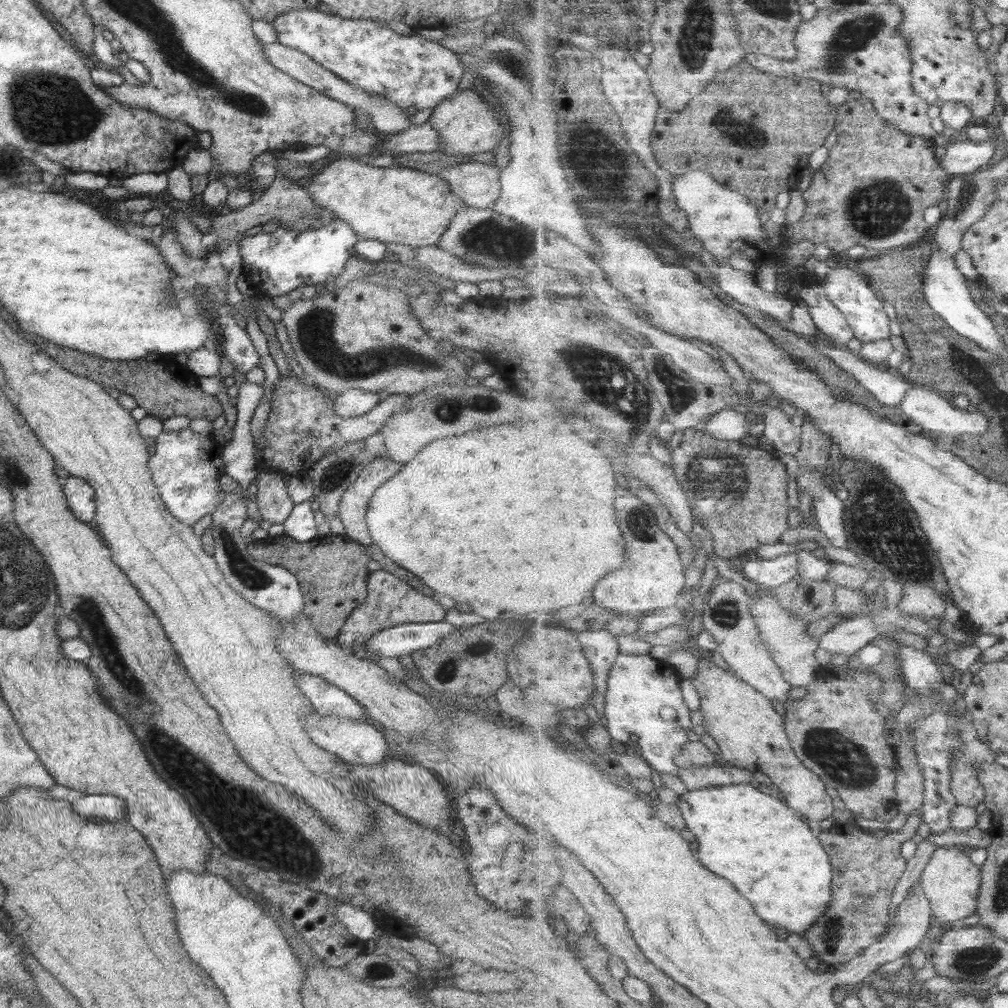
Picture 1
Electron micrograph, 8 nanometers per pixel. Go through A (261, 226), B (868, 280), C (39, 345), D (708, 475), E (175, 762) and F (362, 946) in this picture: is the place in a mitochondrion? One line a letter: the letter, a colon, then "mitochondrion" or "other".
A: other
B: other
C: other
D: mitochondrion
E: mitochondrion
F: other

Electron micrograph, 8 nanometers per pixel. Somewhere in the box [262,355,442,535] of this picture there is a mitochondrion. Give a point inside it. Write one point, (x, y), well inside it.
(332, 474)

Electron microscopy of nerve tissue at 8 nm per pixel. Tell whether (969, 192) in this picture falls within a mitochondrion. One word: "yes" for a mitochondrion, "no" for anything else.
yes

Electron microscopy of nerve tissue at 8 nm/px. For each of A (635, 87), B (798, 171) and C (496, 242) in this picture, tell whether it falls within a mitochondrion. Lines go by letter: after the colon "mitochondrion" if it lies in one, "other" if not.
A: other
B: other
C: mitochondrion

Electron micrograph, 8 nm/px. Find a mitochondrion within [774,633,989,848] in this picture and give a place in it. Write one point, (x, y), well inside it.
(852, 768)

